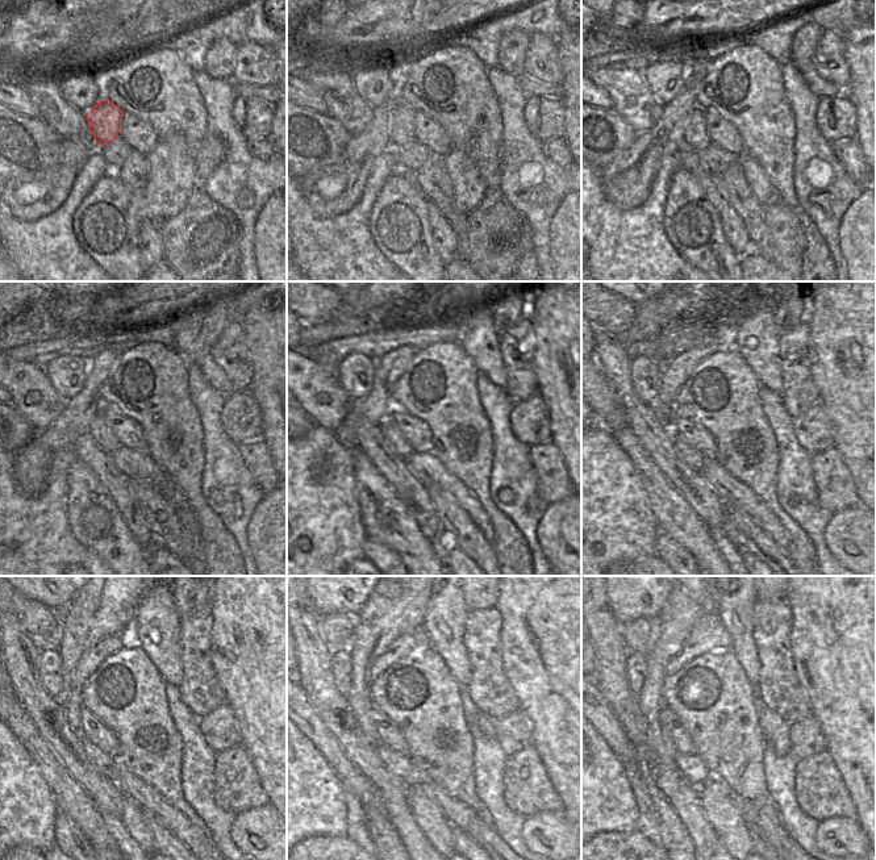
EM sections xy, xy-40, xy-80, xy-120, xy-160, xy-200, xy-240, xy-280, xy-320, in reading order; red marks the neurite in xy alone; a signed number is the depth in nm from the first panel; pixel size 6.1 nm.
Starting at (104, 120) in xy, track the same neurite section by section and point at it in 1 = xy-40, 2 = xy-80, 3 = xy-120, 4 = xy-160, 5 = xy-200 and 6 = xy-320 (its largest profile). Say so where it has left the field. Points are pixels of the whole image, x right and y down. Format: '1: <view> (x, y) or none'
1: xy-40 (401, 130)
2: xy-80 (695, 138)
3: xy-120 (99, 430)
4: xy-160 (391, 431)
5: xy-200 (693, 458)
6: xy-320 (692, 767)

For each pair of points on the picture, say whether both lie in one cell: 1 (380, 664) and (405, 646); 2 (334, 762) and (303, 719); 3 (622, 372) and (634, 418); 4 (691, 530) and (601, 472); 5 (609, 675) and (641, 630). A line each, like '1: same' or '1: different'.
1: same
2: same
3: same
4: different
5: different

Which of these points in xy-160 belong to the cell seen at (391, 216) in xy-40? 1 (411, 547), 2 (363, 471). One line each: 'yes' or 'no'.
1: yes
2: yes

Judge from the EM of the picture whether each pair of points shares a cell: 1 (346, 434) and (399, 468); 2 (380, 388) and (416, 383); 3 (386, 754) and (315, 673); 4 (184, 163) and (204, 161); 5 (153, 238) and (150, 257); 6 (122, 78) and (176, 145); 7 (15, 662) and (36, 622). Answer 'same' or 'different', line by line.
1: different
2: different
3: different
4: different
5: same
6: different
7: different

